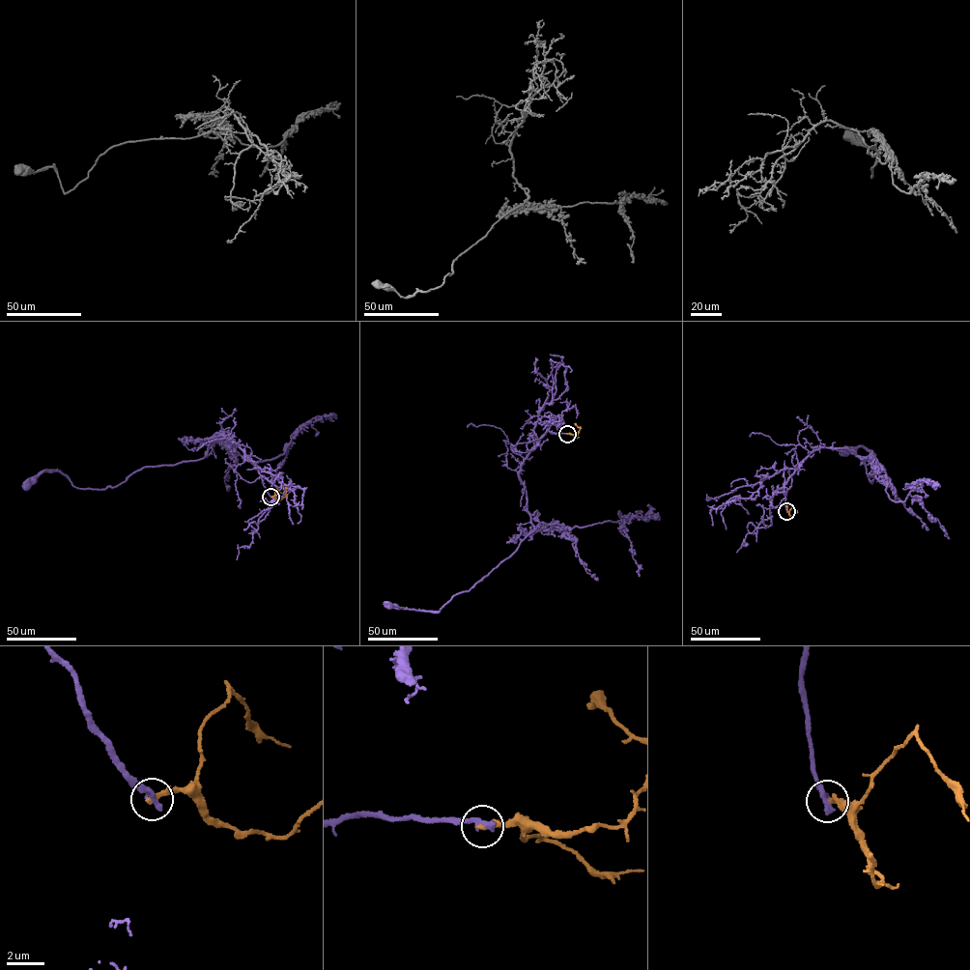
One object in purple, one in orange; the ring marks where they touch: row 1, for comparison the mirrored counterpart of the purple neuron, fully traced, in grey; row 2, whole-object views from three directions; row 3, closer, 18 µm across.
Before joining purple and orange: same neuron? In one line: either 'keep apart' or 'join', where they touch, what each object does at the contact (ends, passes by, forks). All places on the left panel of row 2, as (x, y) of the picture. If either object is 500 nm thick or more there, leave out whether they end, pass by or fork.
keep apart; place (271, 497); purple ends; orange ends

